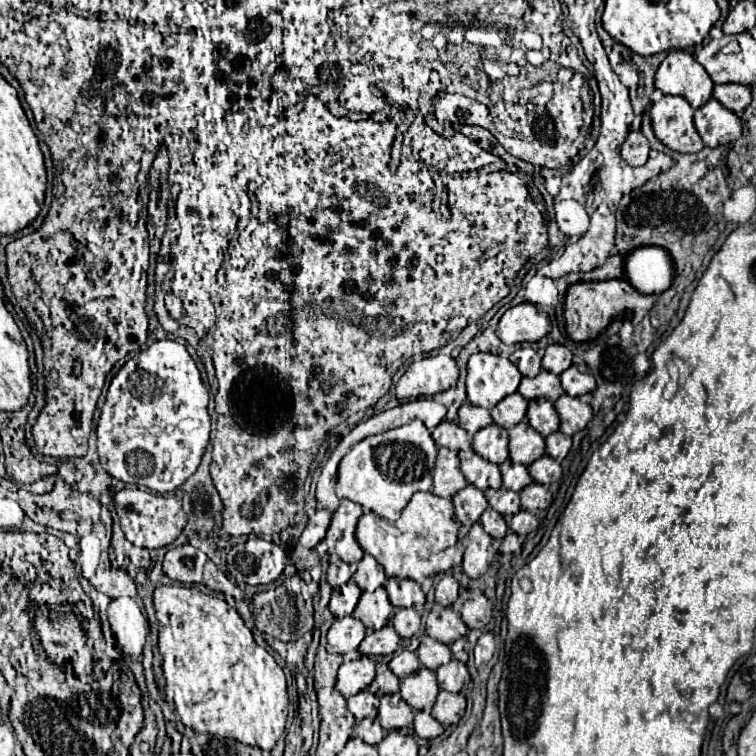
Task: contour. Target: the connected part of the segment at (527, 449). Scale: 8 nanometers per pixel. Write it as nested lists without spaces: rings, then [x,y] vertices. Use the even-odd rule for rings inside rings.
[[[526,420],[510,428],[508,432],[510,432],[510,460],[514,464],[530,466],[534,460],[546,454],[544,438]]]

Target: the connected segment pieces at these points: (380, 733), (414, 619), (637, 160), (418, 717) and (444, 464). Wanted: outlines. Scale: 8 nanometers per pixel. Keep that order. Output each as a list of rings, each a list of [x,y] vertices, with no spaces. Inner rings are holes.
[[[366,718],[362,720],[358,726],[356,726],[356,734],[366,742],[366,744],[372,744],[376,746],[382,738],[384,738],[384,728],[380,726],[380,722],[376,718]]]
[[[400,608],[392,620],[400,638],[412,638],[420,630],[420,614],[414,608]]]
[[[630,132],[620,150],[622,160],[628,166],[644,166],[648,162],[648,152],[650,152],[650,146],[642,132]]]
[[[418,710],[414,714],[414,730],[416,730],[416,734],[420,738],[436,738],[436,736],[440,736],[444,732],[442,724],[424,710]]]
[[[440,448],[434,466],[434,484],[430,492],[440,498],[452,498],[464,486],[466,486],[466,478],[460,472],[458,456],[452,450]]]

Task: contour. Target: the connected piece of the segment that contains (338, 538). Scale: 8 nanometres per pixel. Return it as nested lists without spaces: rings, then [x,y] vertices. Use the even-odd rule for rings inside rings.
[[[340,500],[338,510],[332,514],[330,528],[324,542],[328,544],[328,554],[338,556],[346,564],[360,562],[364,552],[356,542],[356,522],[362,516],[362,506],[350,500]]]

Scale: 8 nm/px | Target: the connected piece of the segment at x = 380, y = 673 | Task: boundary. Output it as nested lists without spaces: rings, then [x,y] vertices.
[[[376,664],[376,678],[370,684],[370,692],[374,696],[384,696],[384,694],[394,694],[400,688],[400,680],[392,674],[392,670],[388,668],[388,664]]]

